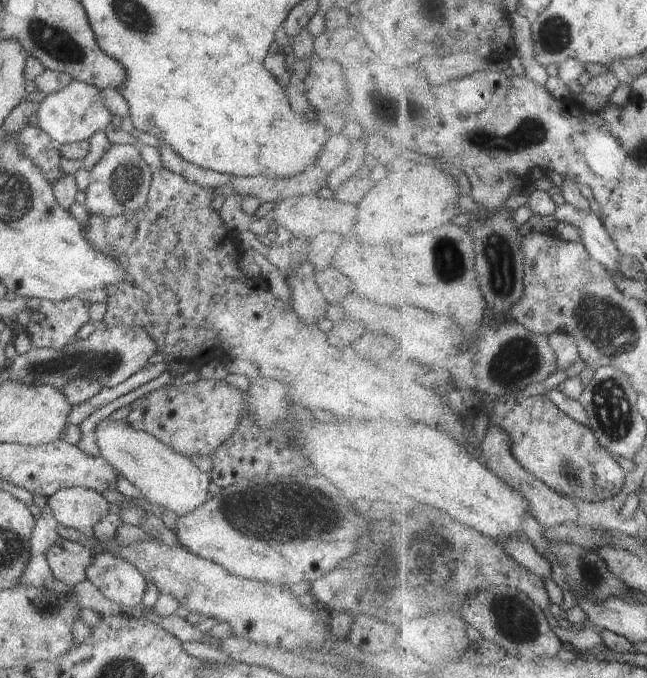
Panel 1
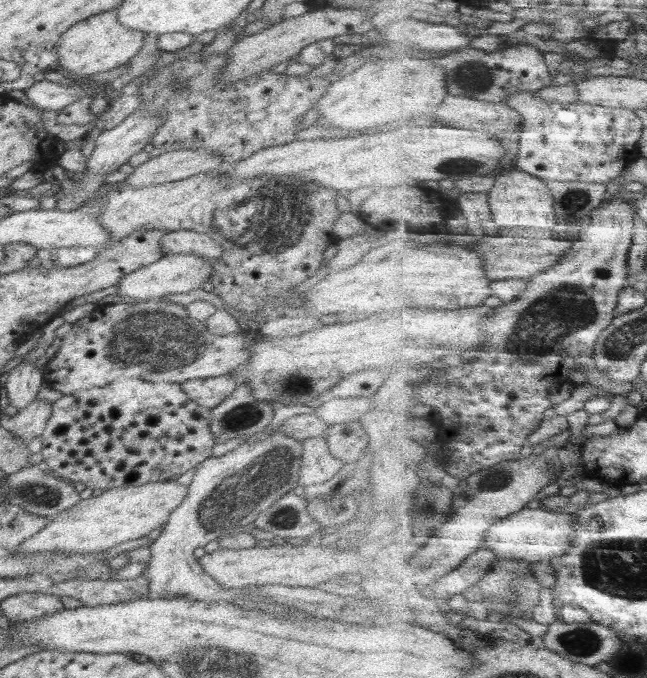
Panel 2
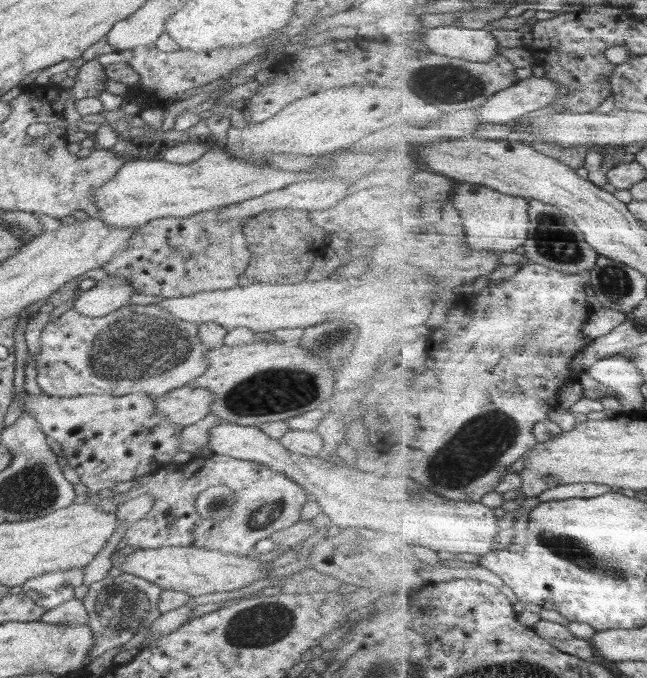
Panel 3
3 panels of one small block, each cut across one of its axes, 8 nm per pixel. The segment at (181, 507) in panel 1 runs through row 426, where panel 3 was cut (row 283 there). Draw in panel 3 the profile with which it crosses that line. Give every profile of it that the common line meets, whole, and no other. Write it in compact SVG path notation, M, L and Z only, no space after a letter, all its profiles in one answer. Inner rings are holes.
M108 275L106 279L82 292L73 308L90 318L103 317L128 305L130 298L136 293L130 280Z

